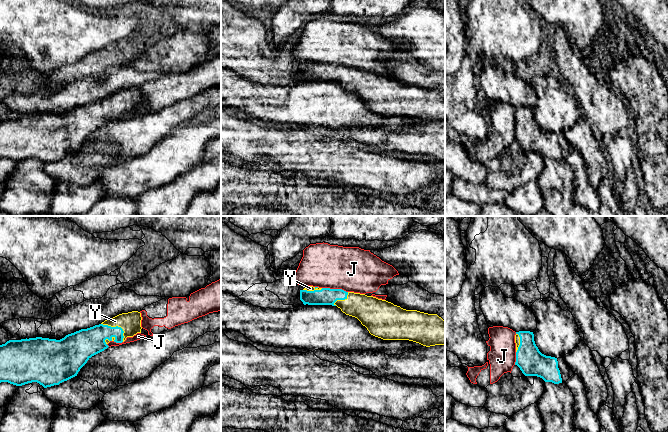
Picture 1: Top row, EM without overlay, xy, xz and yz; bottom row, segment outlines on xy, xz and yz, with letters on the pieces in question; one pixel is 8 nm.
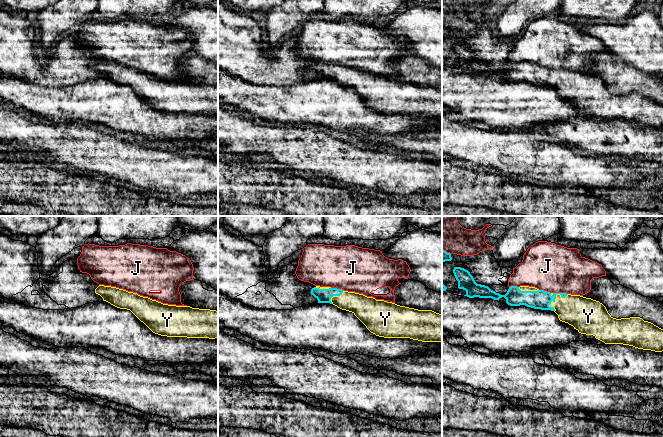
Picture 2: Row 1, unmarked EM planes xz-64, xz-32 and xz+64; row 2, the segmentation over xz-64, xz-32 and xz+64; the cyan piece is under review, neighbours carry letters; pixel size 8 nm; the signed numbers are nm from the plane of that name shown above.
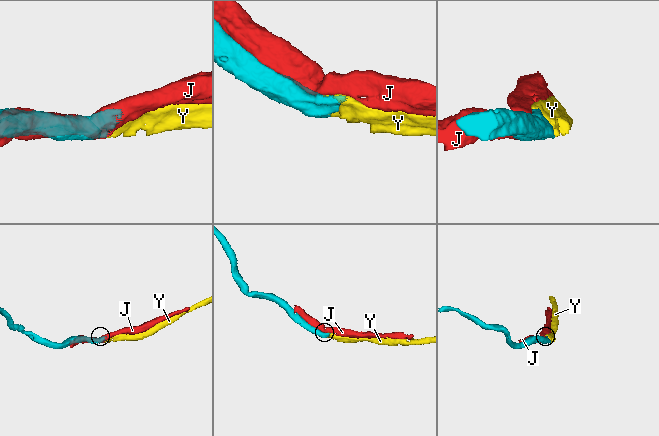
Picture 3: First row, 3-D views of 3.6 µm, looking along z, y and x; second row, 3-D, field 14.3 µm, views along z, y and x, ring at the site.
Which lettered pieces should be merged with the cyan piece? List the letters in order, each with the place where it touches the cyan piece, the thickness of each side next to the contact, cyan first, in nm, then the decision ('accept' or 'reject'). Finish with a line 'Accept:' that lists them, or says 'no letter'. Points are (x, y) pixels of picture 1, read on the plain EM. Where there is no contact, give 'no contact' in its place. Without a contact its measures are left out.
J: xz (335, 65) | 140/360 nm | reject
Y: xy (117, 102) | 220/170 nm | accept
Accept: Y

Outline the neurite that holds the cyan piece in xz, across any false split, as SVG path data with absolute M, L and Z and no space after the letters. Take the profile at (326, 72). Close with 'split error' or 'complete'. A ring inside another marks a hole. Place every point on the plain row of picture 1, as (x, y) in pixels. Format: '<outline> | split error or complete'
M308 62L300 66L304 81L337 82L383 116L409 116L430 123L445 121L445 97L437 90L406 86L365 70Z | split error

